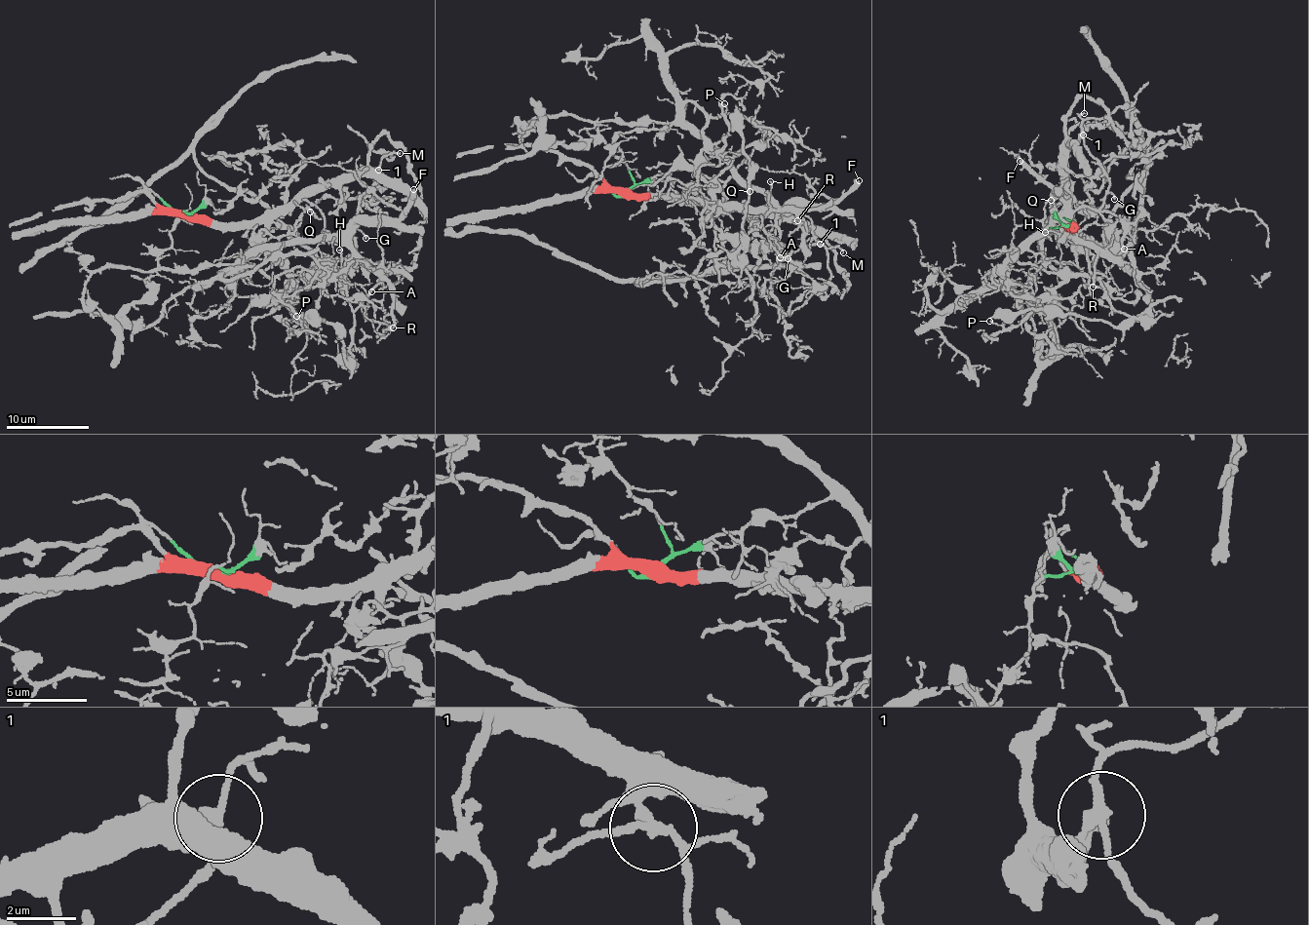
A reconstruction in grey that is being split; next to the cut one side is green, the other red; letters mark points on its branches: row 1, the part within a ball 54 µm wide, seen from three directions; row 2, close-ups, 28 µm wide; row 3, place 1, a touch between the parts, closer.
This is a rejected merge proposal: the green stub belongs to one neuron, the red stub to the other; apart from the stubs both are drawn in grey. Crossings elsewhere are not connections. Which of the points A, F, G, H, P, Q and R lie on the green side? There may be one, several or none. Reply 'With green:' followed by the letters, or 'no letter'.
With green: A, F, G, H, P, Q, R

